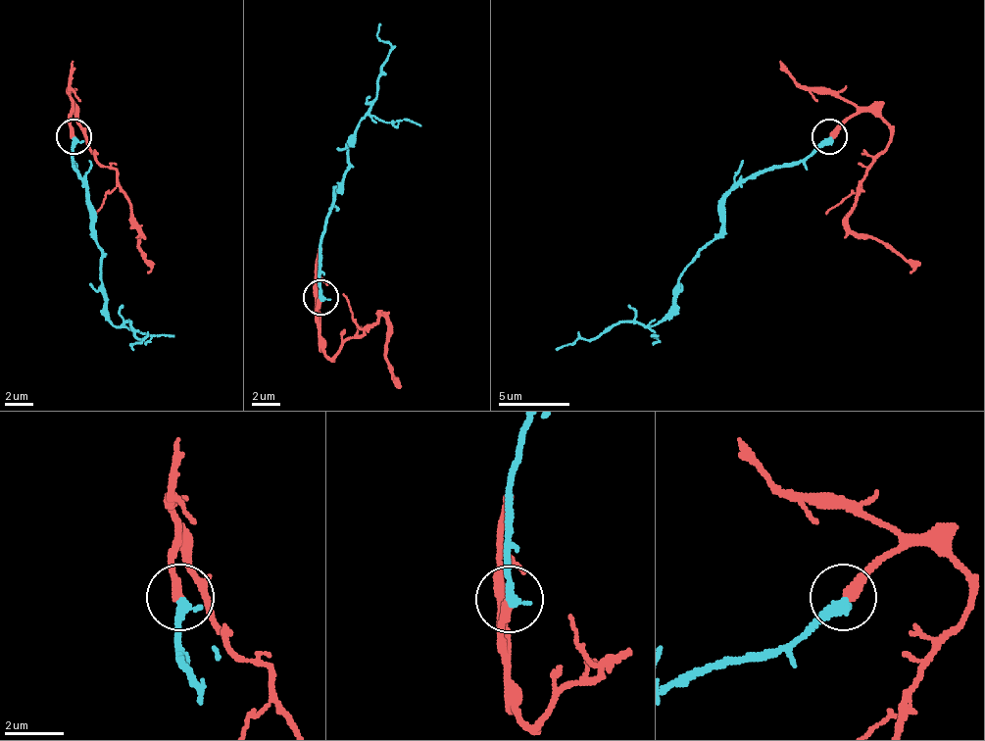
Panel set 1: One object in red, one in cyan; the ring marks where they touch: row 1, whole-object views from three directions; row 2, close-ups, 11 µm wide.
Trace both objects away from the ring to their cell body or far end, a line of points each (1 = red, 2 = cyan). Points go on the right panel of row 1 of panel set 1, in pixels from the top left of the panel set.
1: (830, 137), (859, 113), (873, 113), (891, 130), (887, 148), (865, 172), (848, 225), (919, 265)
2: (830, 137), (728, 197), (724, 229), (654, 324), (618, 321), (555, 350)

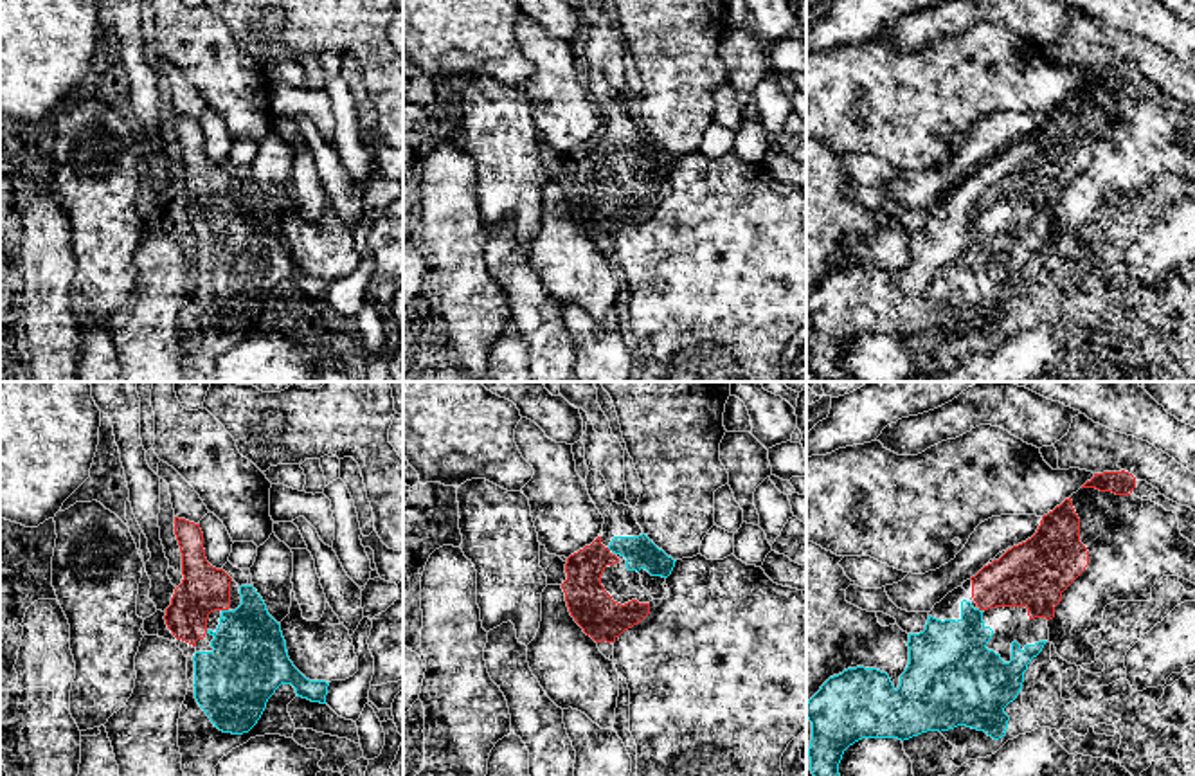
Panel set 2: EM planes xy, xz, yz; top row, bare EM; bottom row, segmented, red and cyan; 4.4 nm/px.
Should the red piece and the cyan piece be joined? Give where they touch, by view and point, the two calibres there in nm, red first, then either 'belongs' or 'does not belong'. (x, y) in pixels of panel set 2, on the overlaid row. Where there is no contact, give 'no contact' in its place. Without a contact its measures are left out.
xy (225, 609) | 220/340 nm | belongs

